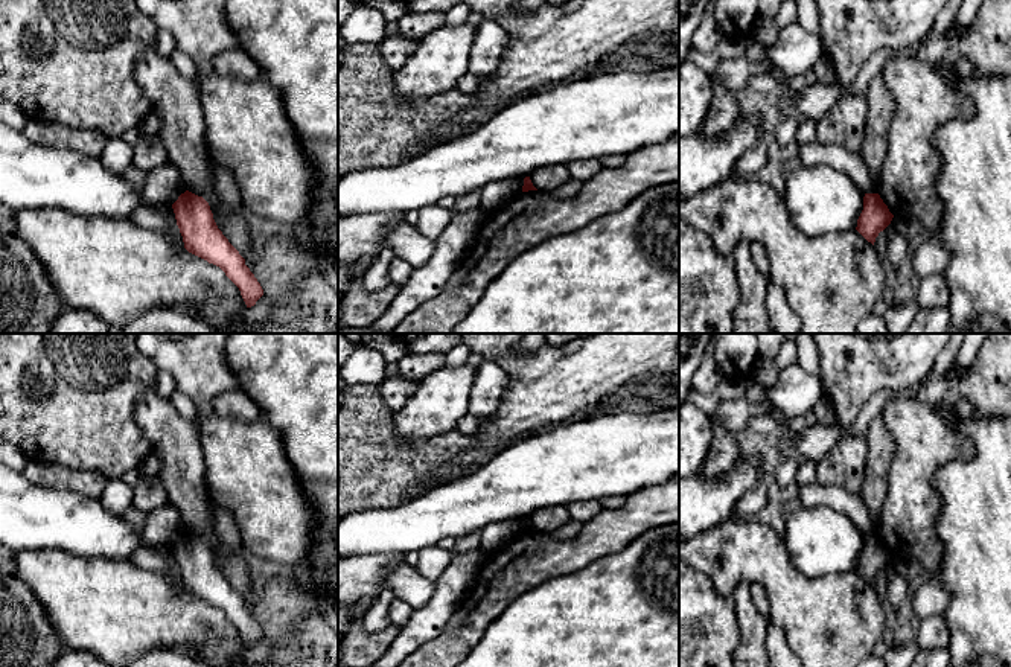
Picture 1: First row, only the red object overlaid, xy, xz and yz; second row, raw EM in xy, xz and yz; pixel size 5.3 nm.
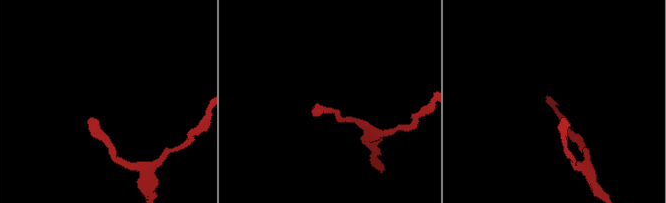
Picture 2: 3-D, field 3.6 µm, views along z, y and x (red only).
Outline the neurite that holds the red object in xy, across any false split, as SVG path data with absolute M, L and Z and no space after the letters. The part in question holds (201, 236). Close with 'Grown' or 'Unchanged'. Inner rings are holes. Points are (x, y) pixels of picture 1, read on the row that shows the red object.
M186 190L172 204L172 209L184 248L219 266L239 288L247 308L254 306L263 295L263 289L245 265L245 259L218 228L209 203L203 196Z. Unchanged

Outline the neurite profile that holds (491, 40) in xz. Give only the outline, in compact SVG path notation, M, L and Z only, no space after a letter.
M484 20L475 30L469 52L467 73L481 79L495 73L507 44L507 32L496 21Z

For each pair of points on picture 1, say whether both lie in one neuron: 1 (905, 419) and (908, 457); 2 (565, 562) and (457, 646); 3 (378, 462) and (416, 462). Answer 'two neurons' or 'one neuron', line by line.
1: one neuron
2: one neuron
3: one neuron

